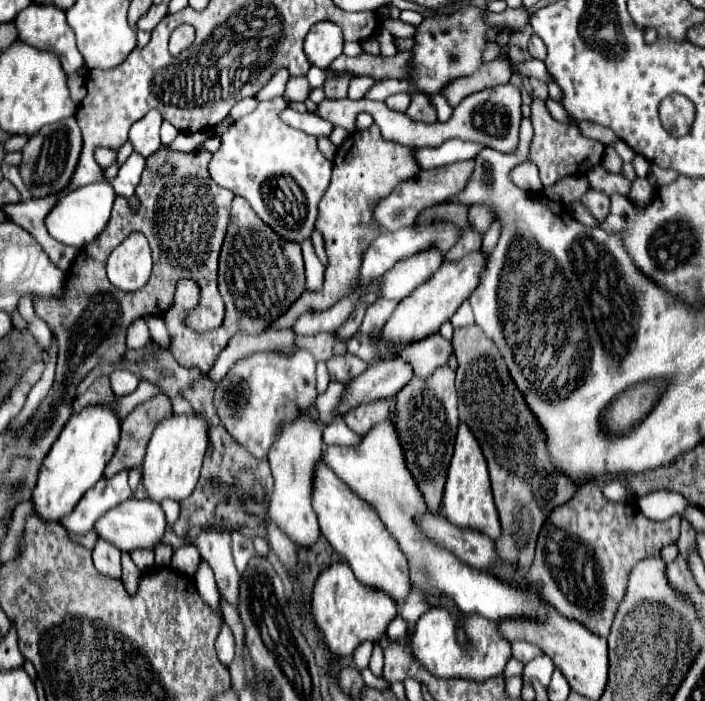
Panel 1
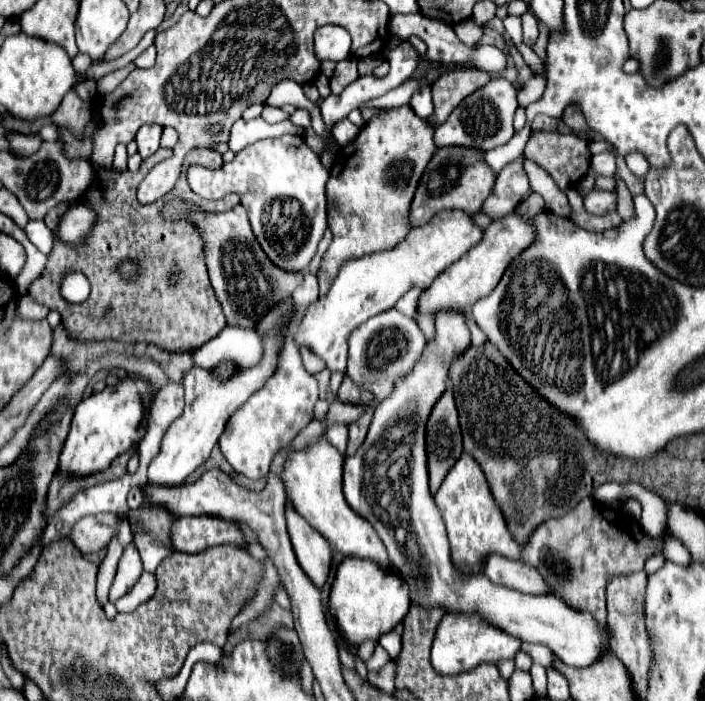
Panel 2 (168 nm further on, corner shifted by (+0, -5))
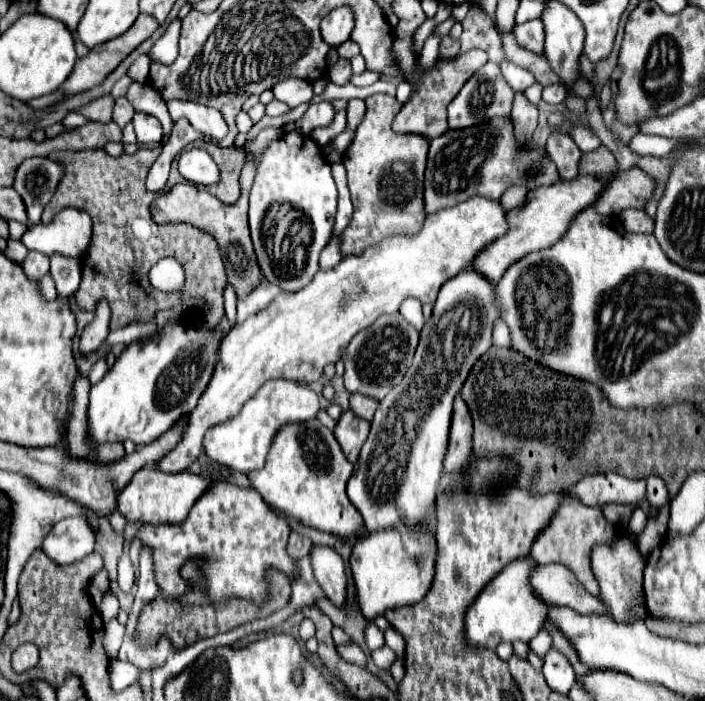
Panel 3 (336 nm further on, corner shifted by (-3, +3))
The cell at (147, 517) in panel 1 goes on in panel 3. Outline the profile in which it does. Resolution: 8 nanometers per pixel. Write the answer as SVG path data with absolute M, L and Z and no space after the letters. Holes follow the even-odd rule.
M70 517L52 527L52 531L46 535L42 543L42 551L60 565L70 565L74 561L80 561L88 553L94 551L96 535L90 529L88 521L80 517Z

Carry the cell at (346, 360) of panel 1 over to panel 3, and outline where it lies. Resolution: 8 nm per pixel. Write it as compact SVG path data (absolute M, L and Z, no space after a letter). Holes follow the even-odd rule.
M356 393L350 397L350 409L352 409L360 419L370 421L372 415L374 415L374 411L376 411L376 407L378 407L378 401L376 401L376 399L368 399L368 397L356 395Z

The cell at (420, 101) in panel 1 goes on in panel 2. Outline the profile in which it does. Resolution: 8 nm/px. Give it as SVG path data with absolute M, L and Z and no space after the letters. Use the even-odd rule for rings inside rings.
M409 105L375 115L361 129L359 141L355 137L337 151L327 181L327 223L333 241L317 273L319 295L329 291L329 283L333 283L345 259L391 249L409 233L409 205L435 151L433 125L417 117Z

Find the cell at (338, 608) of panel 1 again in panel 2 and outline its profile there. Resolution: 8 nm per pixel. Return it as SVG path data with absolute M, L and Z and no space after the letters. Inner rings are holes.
M345 557L331 583L329 591L329 615L337 621L337 627L347 645L357 647L365 641L379 641L383 633L389 633L409 611L409 591L403 579L391 569L385 571L369 559Z

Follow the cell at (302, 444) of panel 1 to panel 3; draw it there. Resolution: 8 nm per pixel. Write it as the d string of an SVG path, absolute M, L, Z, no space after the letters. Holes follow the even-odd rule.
M314 545L310 557L312 557L314 575L322 591L326 593L326 597L332 601L334 607L342 609L346 605L346 587L348 587L342 557L334 549L324 545Z

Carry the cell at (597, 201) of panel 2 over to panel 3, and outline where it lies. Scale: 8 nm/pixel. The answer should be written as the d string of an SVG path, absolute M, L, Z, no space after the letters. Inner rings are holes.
M634 167L628 171L618 171L592 207L602 215L618 215L624 209L644 209L654 189L656 181L642 169Z

